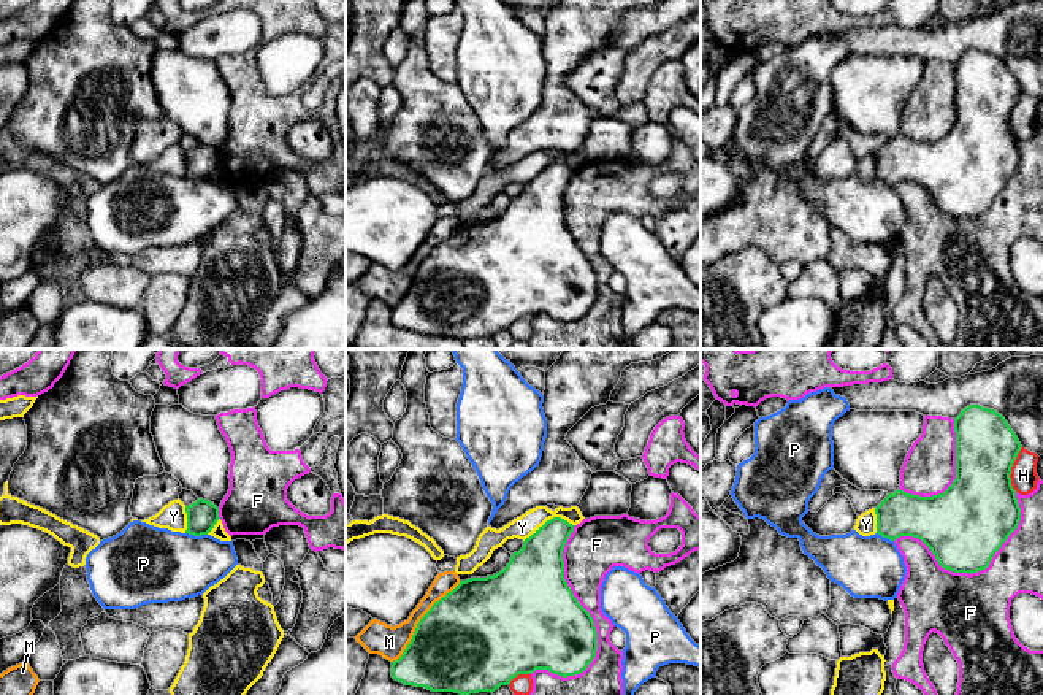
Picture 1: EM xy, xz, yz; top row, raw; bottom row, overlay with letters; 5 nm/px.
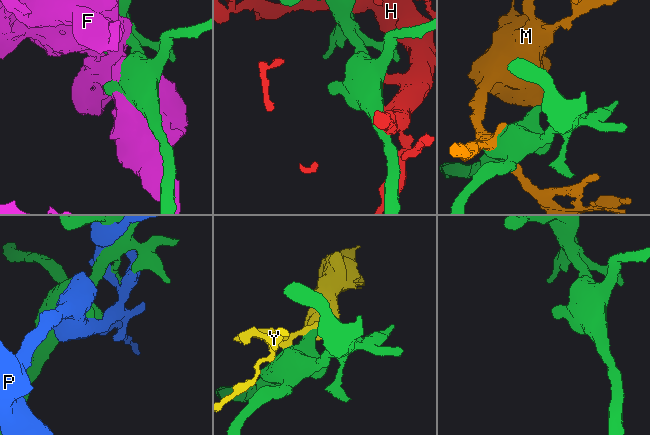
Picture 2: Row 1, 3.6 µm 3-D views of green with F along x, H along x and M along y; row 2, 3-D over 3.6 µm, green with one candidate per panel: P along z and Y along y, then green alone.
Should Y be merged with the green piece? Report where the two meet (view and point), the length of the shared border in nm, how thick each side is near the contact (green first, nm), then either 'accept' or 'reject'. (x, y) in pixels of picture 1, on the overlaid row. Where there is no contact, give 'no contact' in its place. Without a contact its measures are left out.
meets green in xz at (550, 519); contact 280 nm long; 260 nm thick on the green side, 120 nm on the other; reject

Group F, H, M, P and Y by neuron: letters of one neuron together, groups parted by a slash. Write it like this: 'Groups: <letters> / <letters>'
Groups: F / H / M / P / Y

